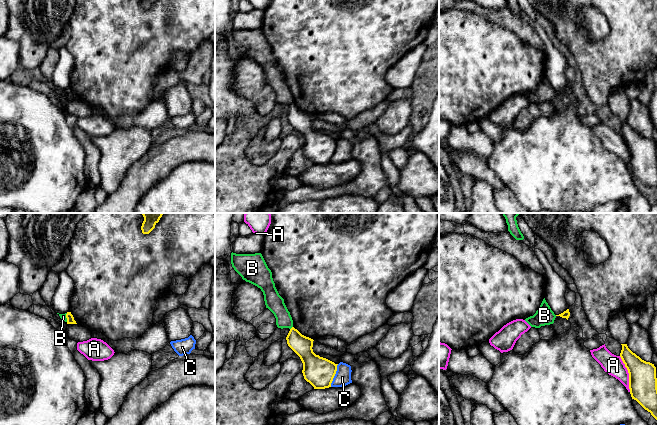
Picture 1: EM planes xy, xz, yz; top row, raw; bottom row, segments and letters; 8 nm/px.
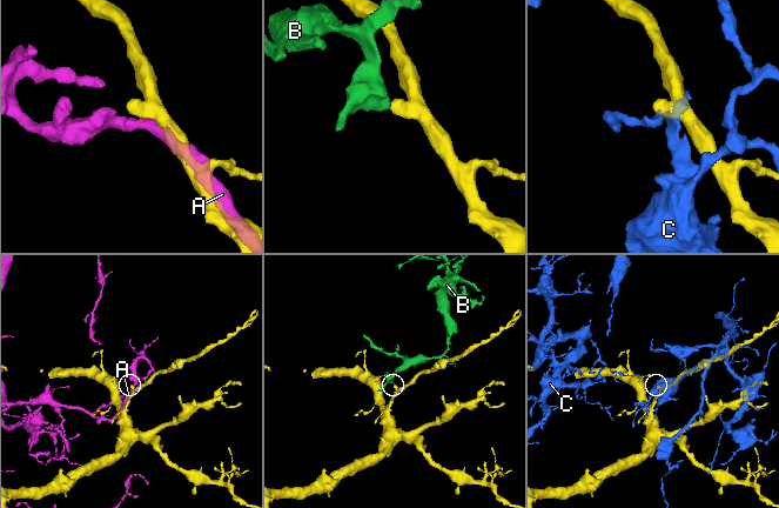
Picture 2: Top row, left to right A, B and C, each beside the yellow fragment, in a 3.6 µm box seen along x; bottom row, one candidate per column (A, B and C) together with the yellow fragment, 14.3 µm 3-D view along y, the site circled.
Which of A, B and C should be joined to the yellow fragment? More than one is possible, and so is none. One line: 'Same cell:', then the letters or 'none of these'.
Same cell: none of these

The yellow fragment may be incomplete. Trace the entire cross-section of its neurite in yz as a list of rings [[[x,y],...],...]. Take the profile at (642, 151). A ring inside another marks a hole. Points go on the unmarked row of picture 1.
[[[627,120],[621,121],[620,133],[629,149],[631,173],[657,196],[656,143],[633,129]]]

